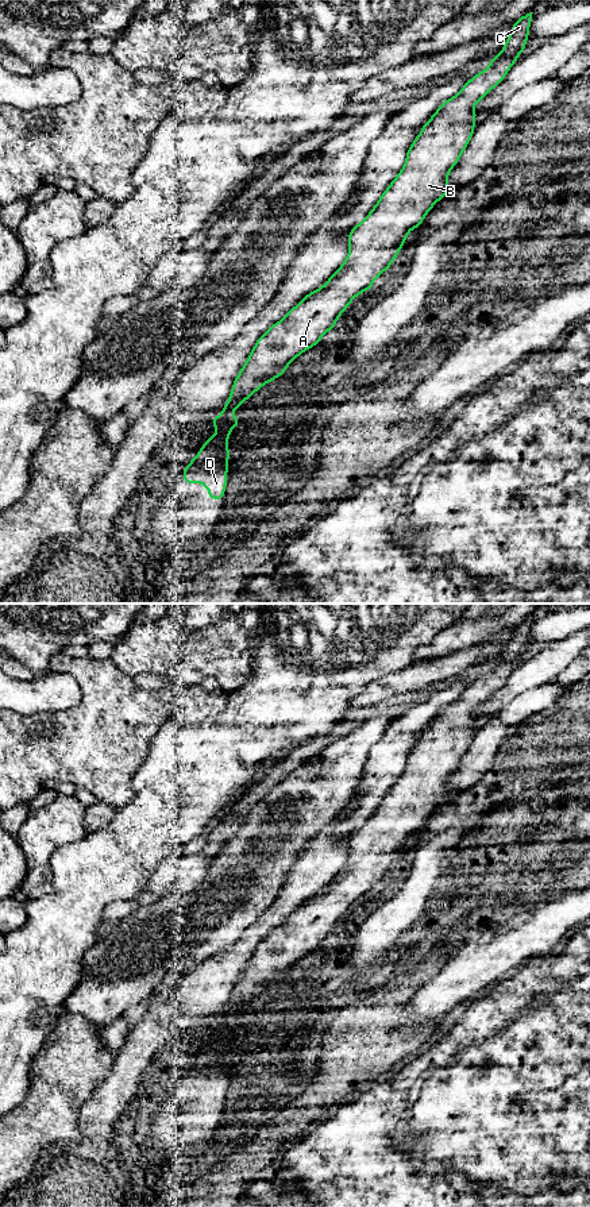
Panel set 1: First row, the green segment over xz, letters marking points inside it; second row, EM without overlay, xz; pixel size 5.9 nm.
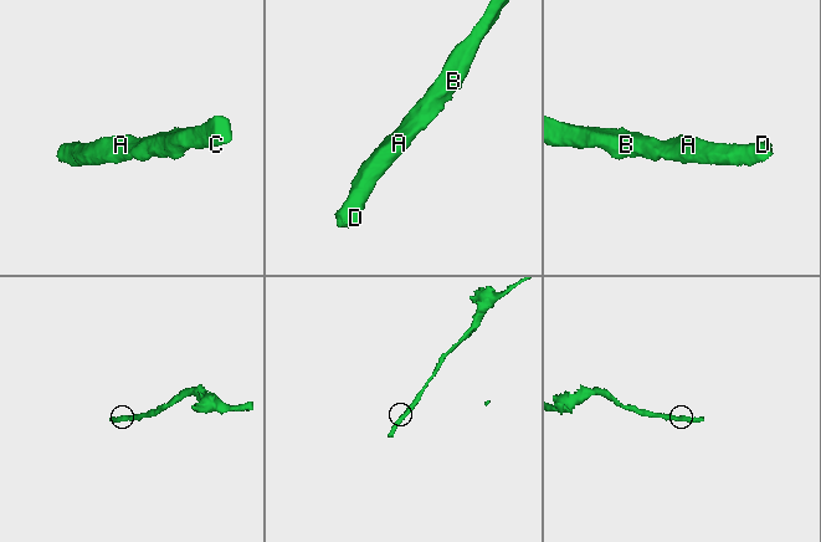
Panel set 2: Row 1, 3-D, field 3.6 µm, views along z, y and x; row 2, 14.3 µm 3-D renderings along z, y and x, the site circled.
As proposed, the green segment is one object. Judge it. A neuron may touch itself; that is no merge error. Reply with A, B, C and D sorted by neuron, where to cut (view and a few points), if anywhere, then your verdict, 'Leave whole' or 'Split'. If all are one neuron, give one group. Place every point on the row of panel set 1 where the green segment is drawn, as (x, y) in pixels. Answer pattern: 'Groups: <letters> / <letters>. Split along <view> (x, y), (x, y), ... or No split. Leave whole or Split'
Groups: A B C D. No split. Leave whole

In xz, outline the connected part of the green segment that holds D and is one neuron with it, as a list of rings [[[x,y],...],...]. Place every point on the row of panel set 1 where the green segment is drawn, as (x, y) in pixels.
[[[527,14],[514,22],[504,49],[490,59],[489,68],[466,82],[456,96],[441,103],[433,116],[423,126],[420,135],[416,136],[406,153],[402,170],[366,219],[350,231],[350,252],[343,265],[329,277],[327,284],[306,294],[282,320],[273,324],[257,340],[248,359],[235,378],[231,396],[221,414],[211,420],[211,425],[217,428],[217,433],[203,444],[200,452],[181,474],[189,486],[198,482],[209,489],[208,498],[221,501],[227,486],[227,464],[231,452],[225,444],[231,429],[239,424],[239,419],[232,416],[231,412],[238,409],[263,385],[282,375],[294,358],[317,346],[319,340],[336,325],[338,317],[347,309],[348,304],[359,293],[370,290],[374,279],[390,267],[400,248],[405,244],[409,231],[417,228],[431,208],[448,194],[448,173],[458,163],[475,130],[474,120],[478,112],[474,112],[473,107],[504,81],[517,57],[525,50],[532,14]]]

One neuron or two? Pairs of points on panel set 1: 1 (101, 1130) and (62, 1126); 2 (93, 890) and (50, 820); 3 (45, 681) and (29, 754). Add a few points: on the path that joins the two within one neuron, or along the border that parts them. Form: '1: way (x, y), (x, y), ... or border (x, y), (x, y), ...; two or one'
1: border (91, 1098), (78, 1110), (77, 1136), (51, 1144); two
2: border (88, 833), (61, 845), (53, 853), (50, 872); two
3: border (69, 708), (27, 714), (14, 712); two

